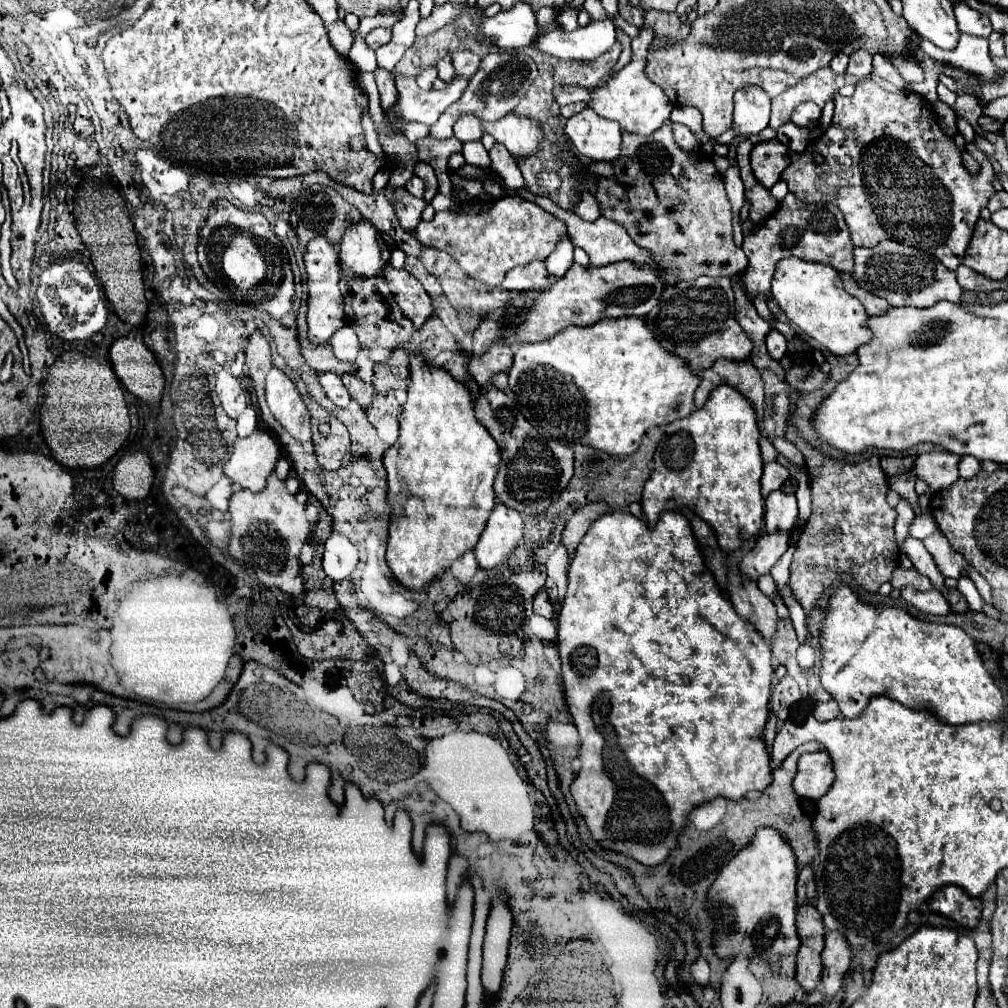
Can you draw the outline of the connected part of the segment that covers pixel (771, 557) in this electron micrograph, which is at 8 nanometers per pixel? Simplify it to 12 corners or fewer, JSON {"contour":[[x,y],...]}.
{"contour":[[789,532],[759,536],[739,564],[745,578],[757,580],[789,548]]}

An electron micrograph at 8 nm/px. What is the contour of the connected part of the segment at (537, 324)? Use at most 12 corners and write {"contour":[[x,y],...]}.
{"contour":[[573,264],[535,292],[509,344],[569,326],[647,316],[667,288],[657,266]]}

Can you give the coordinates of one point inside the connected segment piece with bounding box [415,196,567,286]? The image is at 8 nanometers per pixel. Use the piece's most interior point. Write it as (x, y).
(487, 238)

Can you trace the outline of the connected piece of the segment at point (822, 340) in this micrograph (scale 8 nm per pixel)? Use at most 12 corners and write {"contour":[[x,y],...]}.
{"contour":[[783,258],[771,296],[835,356],[869,340],[861,302],[821,262]]}

